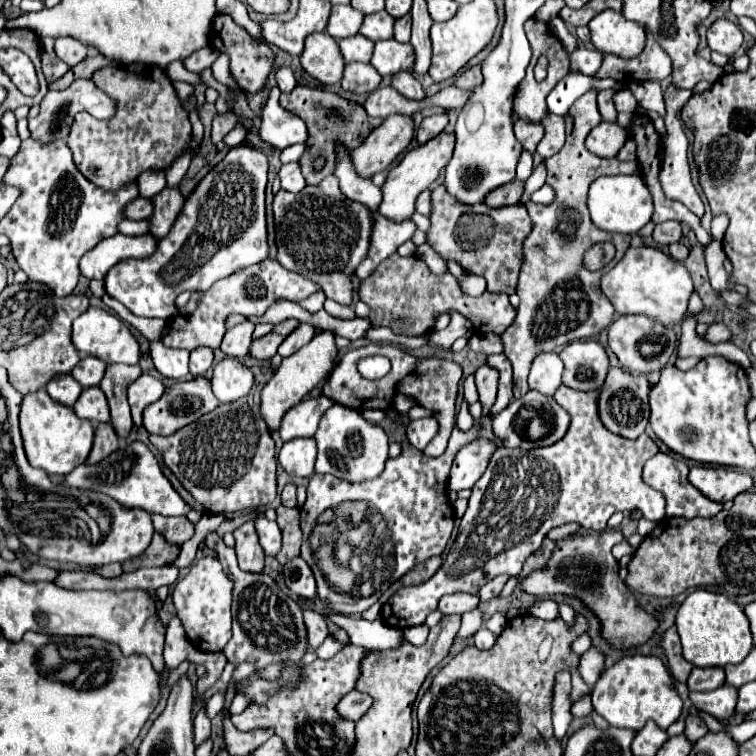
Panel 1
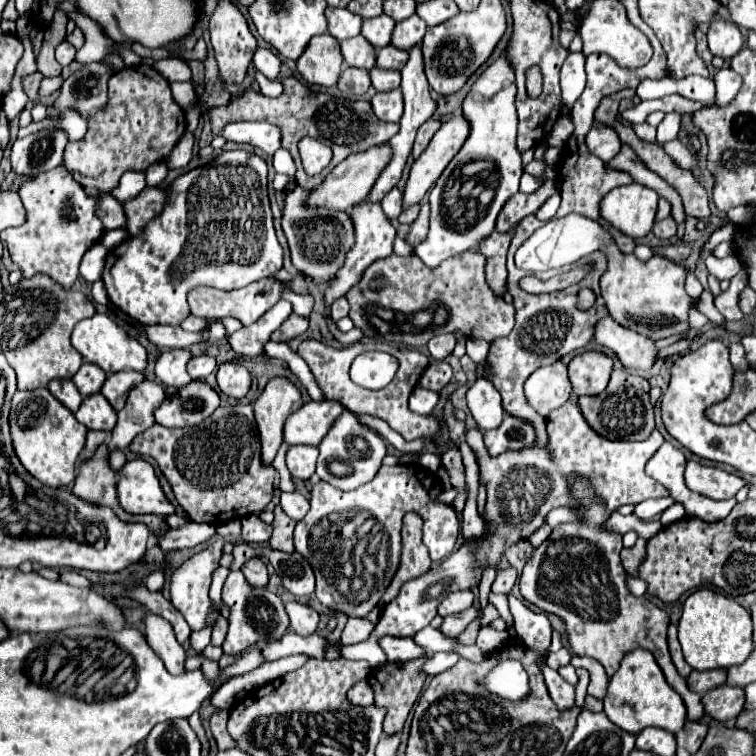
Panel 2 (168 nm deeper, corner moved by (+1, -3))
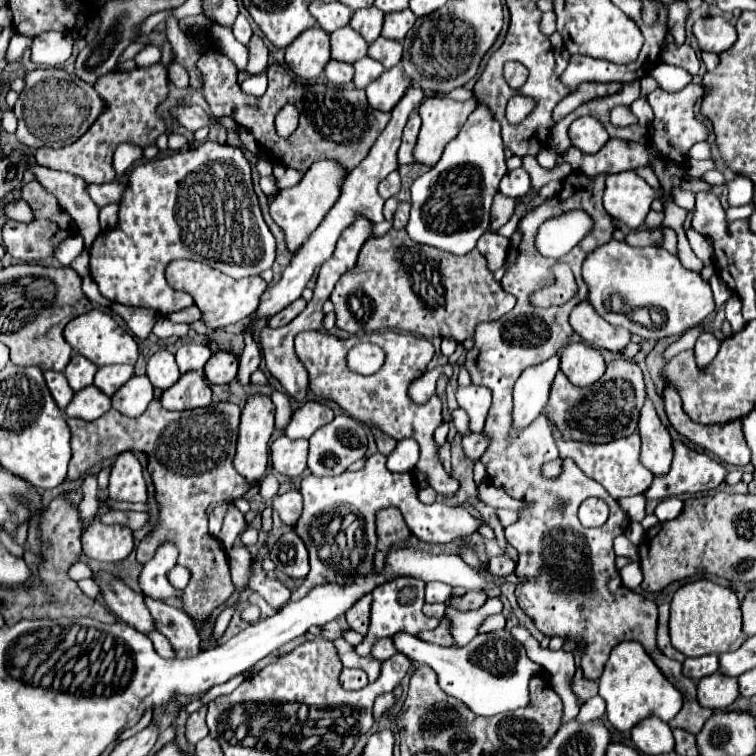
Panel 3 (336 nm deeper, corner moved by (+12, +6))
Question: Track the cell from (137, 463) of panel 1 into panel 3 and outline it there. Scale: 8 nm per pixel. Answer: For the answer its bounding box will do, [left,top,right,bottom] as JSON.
[108,451,146,501]

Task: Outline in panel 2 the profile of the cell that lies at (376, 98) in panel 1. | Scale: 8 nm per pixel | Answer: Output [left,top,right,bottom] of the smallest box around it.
[371,90,403,122]

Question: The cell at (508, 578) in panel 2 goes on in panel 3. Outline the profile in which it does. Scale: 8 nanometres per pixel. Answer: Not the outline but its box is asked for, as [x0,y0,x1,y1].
[488,555,516,575]

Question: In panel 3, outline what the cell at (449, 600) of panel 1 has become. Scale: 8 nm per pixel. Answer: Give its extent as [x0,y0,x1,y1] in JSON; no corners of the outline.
[426,583,450,603]

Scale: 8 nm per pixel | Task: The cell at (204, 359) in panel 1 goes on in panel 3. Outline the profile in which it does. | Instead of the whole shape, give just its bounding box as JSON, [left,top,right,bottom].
[176,343,212,373]

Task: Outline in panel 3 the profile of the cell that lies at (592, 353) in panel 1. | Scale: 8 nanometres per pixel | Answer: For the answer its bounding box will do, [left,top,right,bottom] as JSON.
[560,343,606,387]

